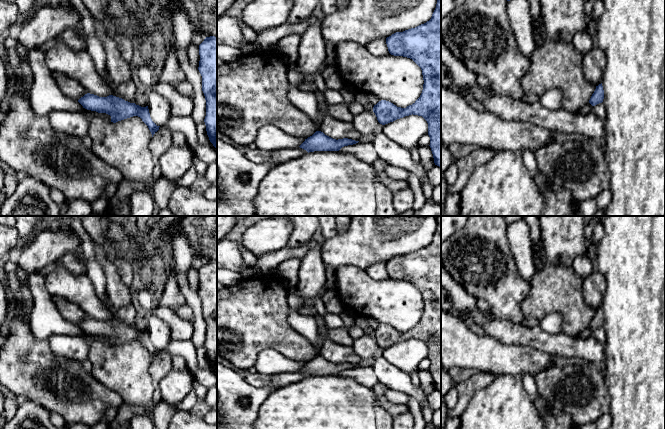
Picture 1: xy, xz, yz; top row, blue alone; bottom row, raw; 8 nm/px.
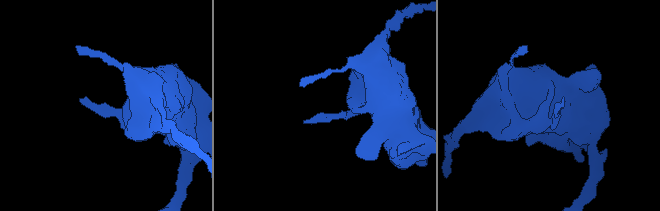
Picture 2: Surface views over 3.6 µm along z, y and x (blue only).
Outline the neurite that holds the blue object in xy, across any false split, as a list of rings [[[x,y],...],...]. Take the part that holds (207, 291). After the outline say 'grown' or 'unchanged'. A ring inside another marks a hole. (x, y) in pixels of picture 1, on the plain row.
[[[206,261],[199,269],[202,315],[206,324],[204,343],[210,366],[217,373],[217,261]]] | unchanged

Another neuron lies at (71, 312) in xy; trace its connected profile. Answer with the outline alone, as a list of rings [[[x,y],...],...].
[[[53,296],[53,302],[57,306],[61,316],[68,322],[78,325],[87,318],[87,314],[77,304],[62,298]]]

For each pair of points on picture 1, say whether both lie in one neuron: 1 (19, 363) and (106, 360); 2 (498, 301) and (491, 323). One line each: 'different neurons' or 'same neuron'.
1: different neurons
2: different neurons

